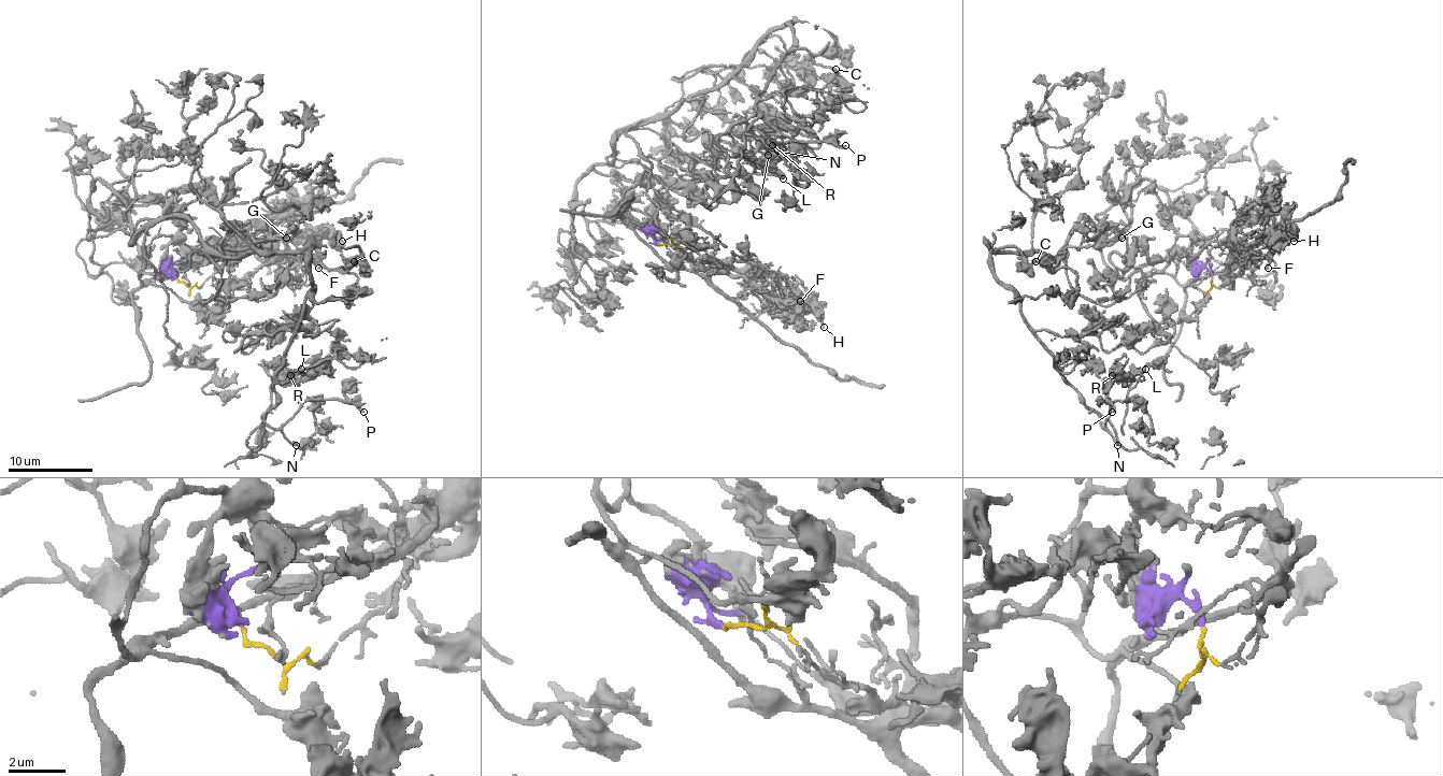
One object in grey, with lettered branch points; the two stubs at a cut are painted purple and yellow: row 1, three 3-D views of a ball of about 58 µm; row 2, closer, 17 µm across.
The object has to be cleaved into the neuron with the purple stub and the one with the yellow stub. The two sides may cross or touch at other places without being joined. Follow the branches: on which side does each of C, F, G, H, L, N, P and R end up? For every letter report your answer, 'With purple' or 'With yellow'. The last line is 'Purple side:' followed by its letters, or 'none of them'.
C: With purple
F: With yellow
G: With purple
H: With yellow
L: With purple
N: With purple
P: With purple
R: With purple
Purple side: C, G, L, N, P, R

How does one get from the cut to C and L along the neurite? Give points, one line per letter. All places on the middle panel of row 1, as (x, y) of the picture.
C: (658, 245), (623, 206), (649, 169), (629, 130), (717, 88), (786, 24), (839, 75), (834, 109), (837, 69)
L: (658, 245), (623, 206), (649, 169), (627, 132), (717, 88), (786, 24), (743, 149), (784, 178)

